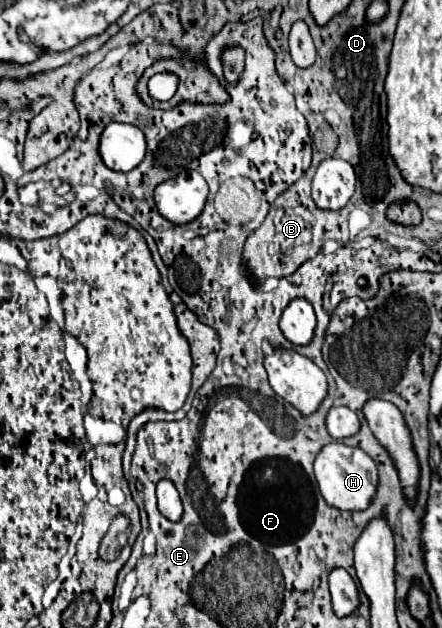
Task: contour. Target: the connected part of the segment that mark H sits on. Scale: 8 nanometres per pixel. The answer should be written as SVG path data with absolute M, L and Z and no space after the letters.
M333 441L323 445L323 449L315 457L315 477L319 483L319 491L323 499L337 509L345 511L363 511L375 495L377 489L377 467L373 459L359 447L345 445L341 441Z

